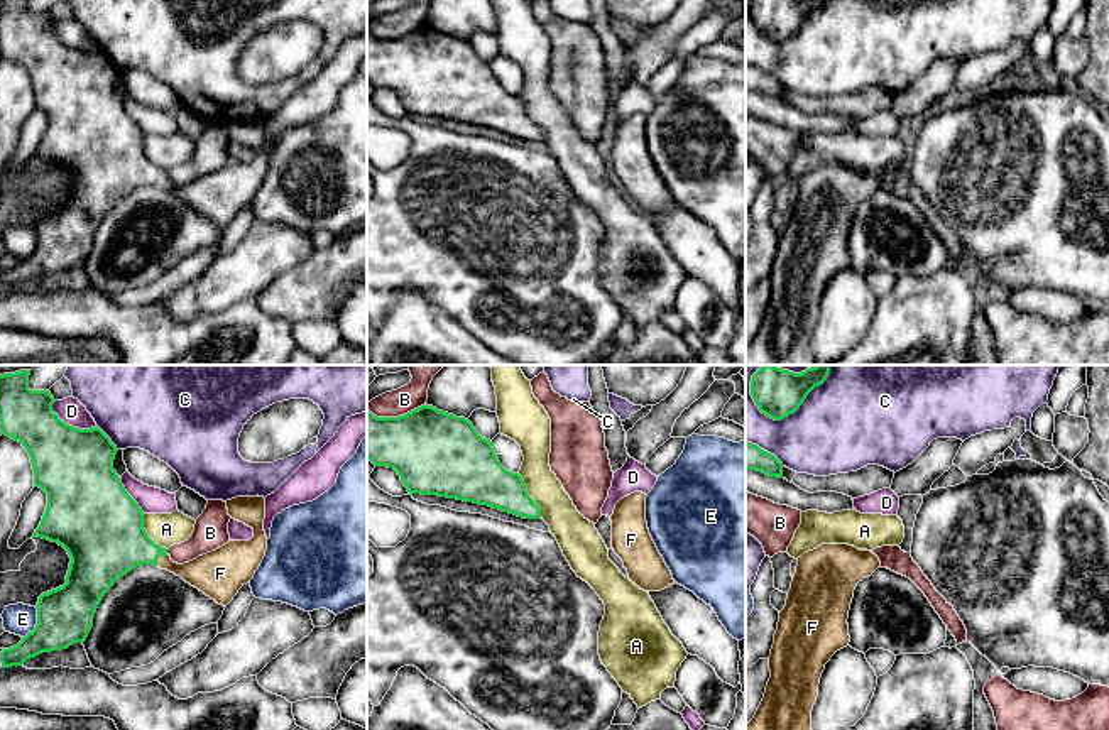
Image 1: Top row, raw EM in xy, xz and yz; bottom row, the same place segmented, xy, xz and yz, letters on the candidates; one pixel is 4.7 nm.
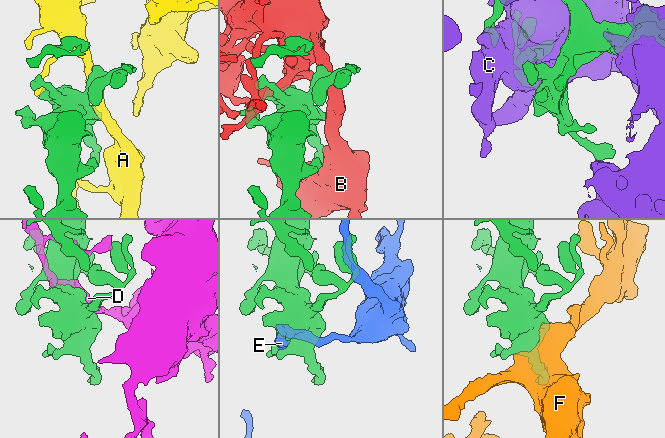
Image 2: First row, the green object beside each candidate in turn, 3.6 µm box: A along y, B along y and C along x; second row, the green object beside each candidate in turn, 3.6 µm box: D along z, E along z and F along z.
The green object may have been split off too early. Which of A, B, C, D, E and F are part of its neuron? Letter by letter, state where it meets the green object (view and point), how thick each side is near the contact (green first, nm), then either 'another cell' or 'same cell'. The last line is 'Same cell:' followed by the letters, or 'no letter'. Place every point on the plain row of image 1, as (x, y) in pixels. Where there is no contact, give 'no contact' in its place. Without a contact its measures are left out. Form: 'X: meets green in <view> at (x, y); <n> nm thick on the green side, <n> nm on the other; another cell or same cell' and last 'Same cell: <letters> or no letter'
A: meets green in xz at (528, 115); 240 nm thick on the green side, 170 nm on the other; another cell
B: meets green in xz at (396, 39); 400 nm thick on the green side, 130 nm on the other; another cell
C: meets green in yz at (786, 38); 190 nm thick on the green side, 420 nm on the other; another cell
D: meets green in xy at (71, 48); 360 nm thick on the green side, 120 nm on the other; another cell
E: meets green in xy at (36, 245); 280 nm thick on the green side, 150 nm on the other; another cell
F: meets green in xy at (158, 178); 360 nm thick on the green side, 170 nm on the other; same cell
Same cell: F

